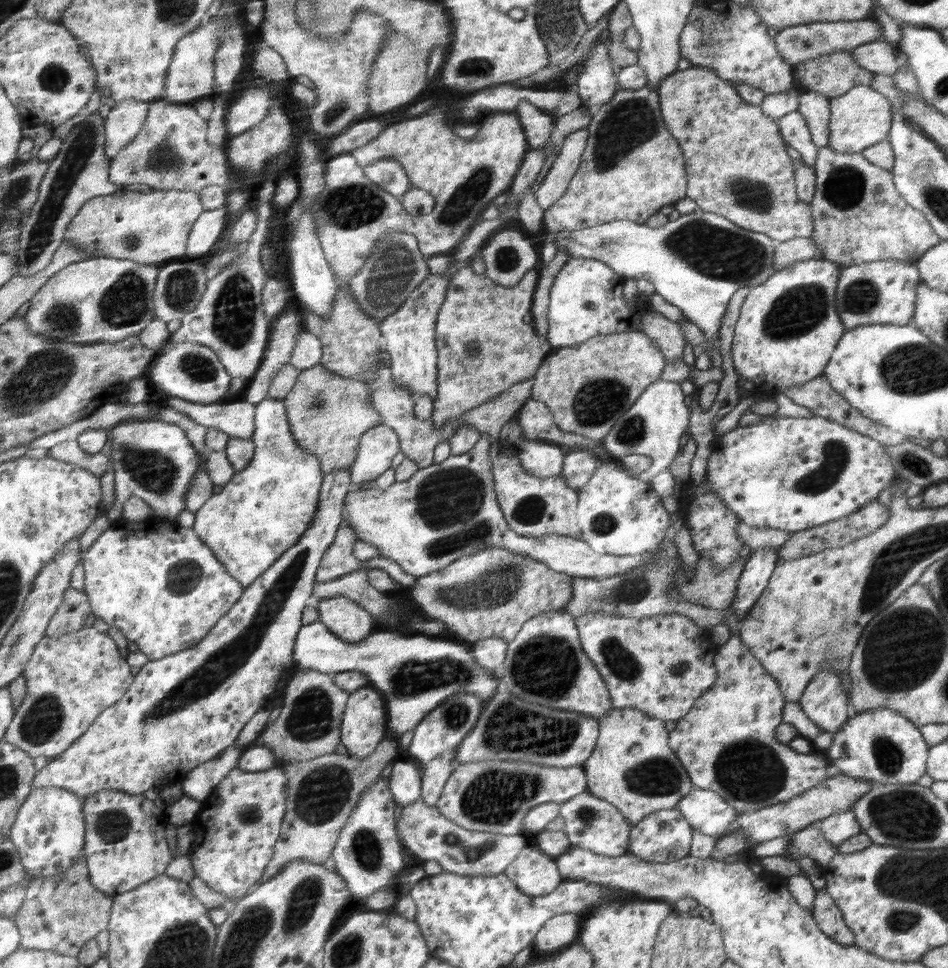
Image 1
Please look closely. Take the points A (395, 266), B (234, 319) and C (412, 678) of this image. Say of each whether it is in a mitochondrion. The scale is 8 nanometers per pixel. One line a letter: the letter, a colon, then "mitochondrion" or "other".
A: mitochondrion
B: mitochondrion
C: mitochondrion

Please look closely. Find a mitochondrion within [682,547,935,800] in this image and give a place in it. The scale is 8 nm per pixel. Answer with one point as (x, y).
(888, 755)

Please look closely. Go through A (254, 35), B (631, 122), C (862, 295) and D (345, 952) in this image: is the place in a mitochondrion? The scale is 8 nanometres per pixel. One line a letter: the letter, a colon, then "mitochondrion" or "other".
A: other
B: mitochondrion
C: mitochondrion
D: mitochondrion

